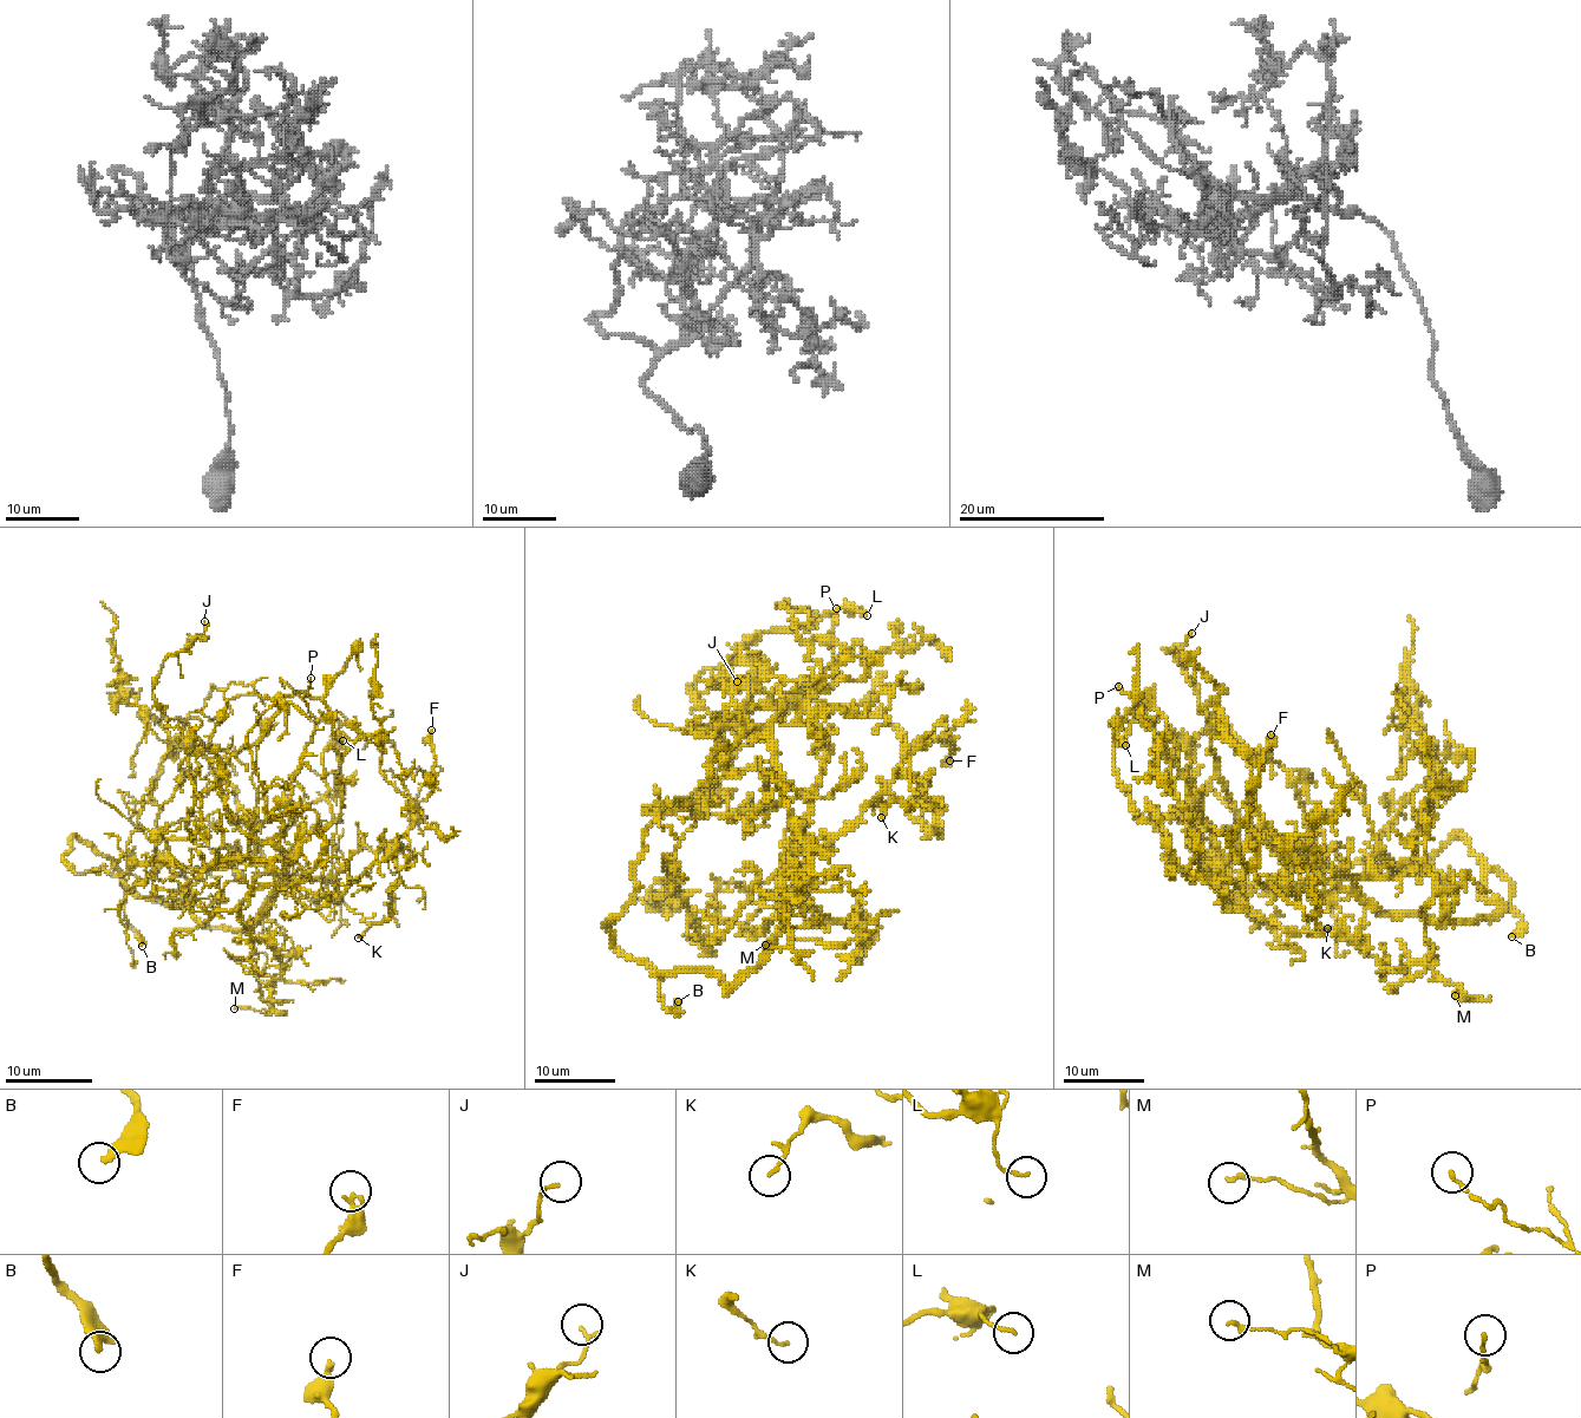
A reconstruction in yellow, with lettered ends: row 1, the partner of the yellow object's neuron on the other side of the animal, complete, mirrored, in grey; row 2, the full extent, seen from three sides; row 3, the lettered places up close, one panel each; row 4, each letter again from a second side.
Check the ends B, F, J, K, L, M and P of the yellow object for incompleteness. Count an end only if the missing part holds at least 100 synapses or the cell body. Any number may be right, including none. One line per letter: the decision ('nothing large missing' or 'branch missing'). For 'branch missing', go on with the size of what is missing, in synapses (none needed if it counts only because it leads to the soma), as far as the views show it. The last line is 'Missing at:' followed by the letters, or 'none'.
B: branch missing
F: nothing large missing
J: nothing large missing
K: nothing large missing
L: nothing large missing
M: nothing large missing
P: nothing large missing
Missing at: B

